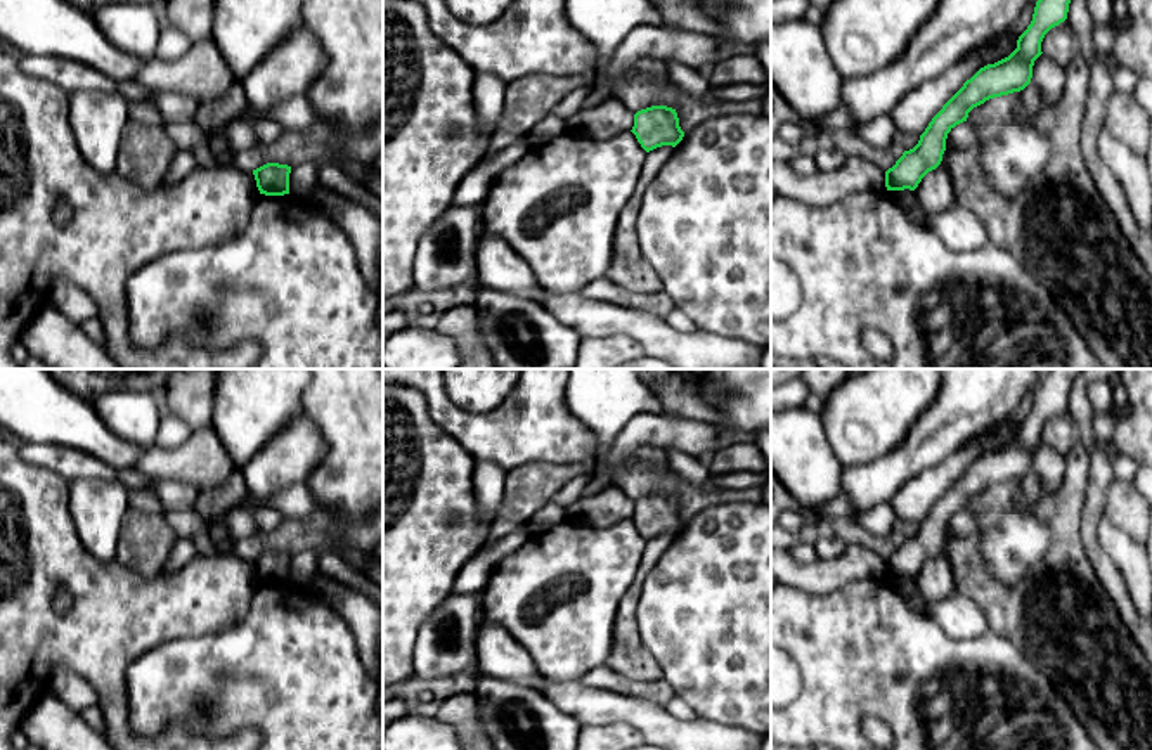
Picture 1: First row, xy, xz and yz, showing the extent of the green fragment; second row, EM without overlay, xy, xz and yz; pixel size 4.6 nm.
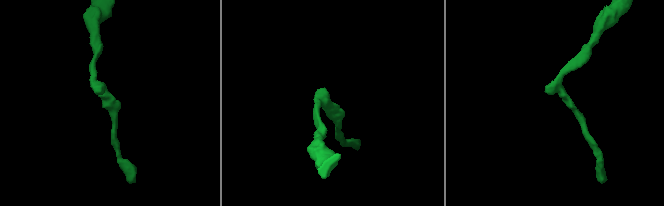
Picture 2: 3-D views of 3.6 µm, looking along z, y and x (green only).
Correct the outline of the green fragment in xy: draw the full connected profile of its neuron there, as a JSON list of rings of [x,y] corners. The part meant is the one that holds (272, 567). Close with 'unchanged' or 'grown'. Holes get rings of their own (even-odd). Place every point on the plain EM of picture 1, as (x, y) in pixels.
[[[267,551],[253,558],[256,575],[265,584],[289,582],[289,561],[291,554],[279,551]]]; unchanged

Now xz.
[[[651,494],[637,499],[631,520],[646,540],[662,533],[676,535],[684,525],[676,497],[667,494]]]; unchanged

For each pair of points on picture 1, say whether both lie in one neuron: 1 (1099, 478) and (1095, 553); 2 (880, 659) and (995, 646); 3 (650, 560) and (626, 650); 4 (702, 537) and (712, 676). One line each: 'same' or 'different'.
1: same
2: same
3: same
4: same

